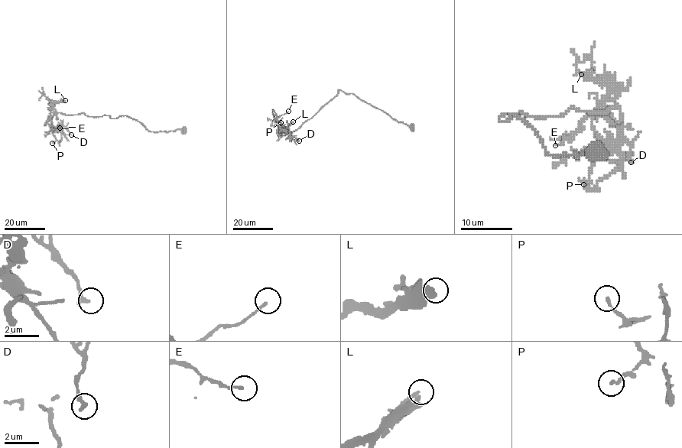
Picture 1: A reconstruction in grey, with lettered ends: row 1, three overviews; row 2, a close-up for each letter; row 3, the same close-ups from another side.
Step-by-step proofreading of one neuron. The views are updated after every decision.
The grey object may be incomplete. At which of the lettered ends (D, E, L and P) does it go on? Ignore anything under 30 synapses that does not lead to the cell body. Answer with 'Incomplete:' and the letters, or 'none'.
Incomplete: none

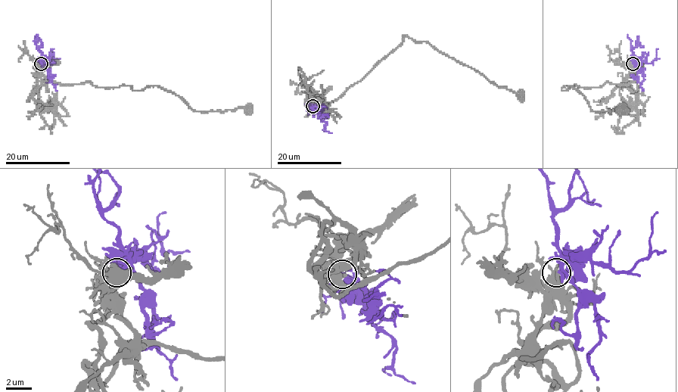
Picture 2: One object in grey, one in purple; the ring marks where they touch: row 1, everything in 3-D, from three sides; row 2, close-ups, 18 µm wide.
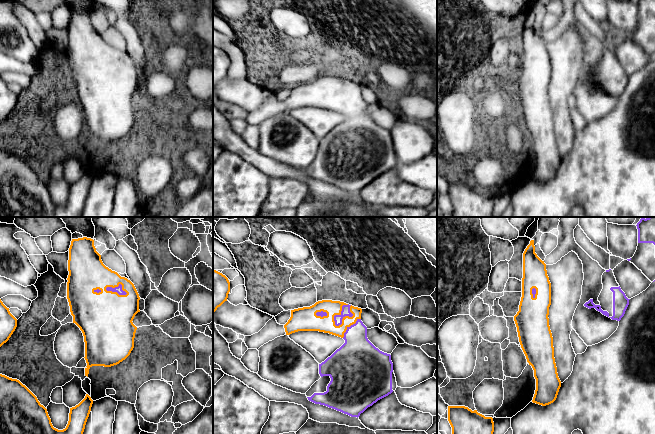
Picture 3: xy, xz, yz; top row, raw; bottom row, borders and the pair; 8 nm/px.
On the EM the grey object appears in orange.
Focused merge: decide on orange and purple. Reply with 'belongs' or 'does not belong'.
belongs

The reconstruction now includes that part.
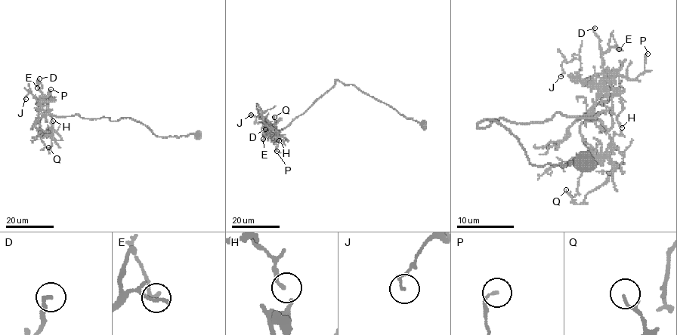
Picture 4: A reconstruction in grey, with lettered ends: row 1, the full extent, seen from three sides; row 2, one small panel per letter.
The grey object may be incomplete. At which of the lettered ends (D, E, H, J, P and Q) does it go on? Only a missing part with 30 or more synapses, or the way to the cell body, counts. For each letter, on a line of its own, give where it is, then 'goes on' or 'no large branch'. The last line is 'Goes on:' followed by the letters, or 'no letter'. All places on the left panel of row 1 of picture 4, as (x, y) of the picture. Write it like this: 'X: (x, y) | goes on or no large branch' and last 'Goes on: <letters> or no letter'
D: (39, 78) | no large branch
E: (37, 87) | no large branch
H: (53, 121) | no large branch
J: (26, 99) | no large branch
P: (51, 89) | no large branch
Q: (48, 147) | no large branch
Goes on: no letter

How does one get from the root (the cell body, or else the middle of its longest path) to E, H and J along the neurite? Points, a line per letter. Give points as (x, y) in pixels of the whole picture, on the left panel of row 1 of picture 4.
E: (199, 134), (158, 136), (129, 118), (111, 121), (44, 115), (40, 82), (37, 87)
H: (199, 134), (158, 136), (129, 118), (111, 121), (44, 115), (43, 100), (53, 121)
J: (199, 134), (158, 136), (129, 118), (111, 121), (44, 115), (41, 103), (31, 92), (26, 99)

